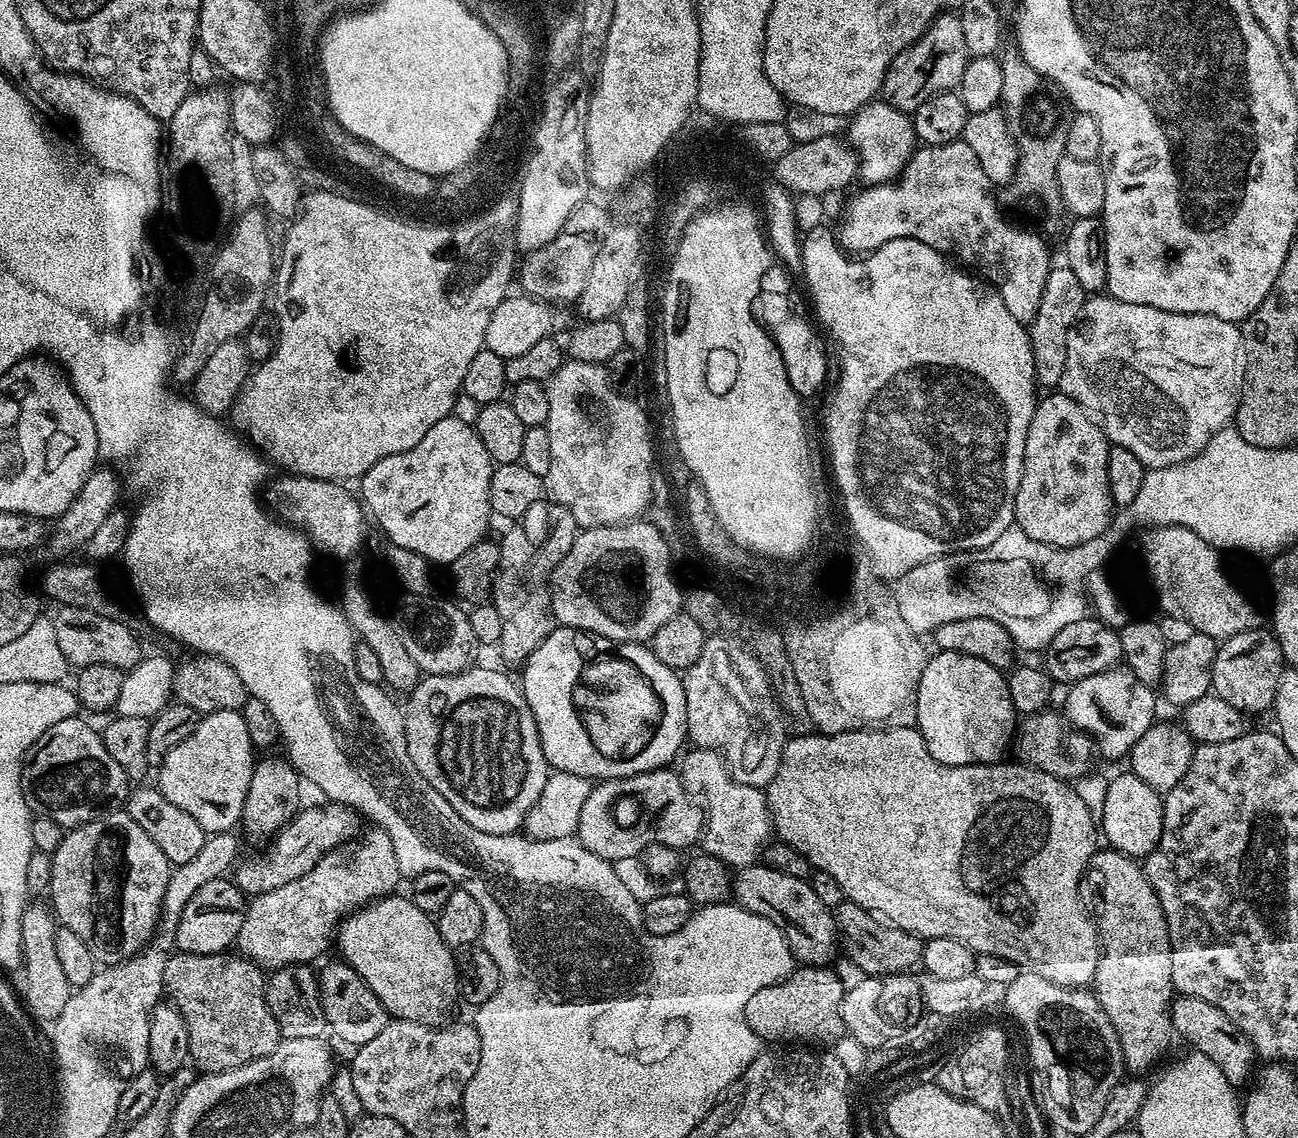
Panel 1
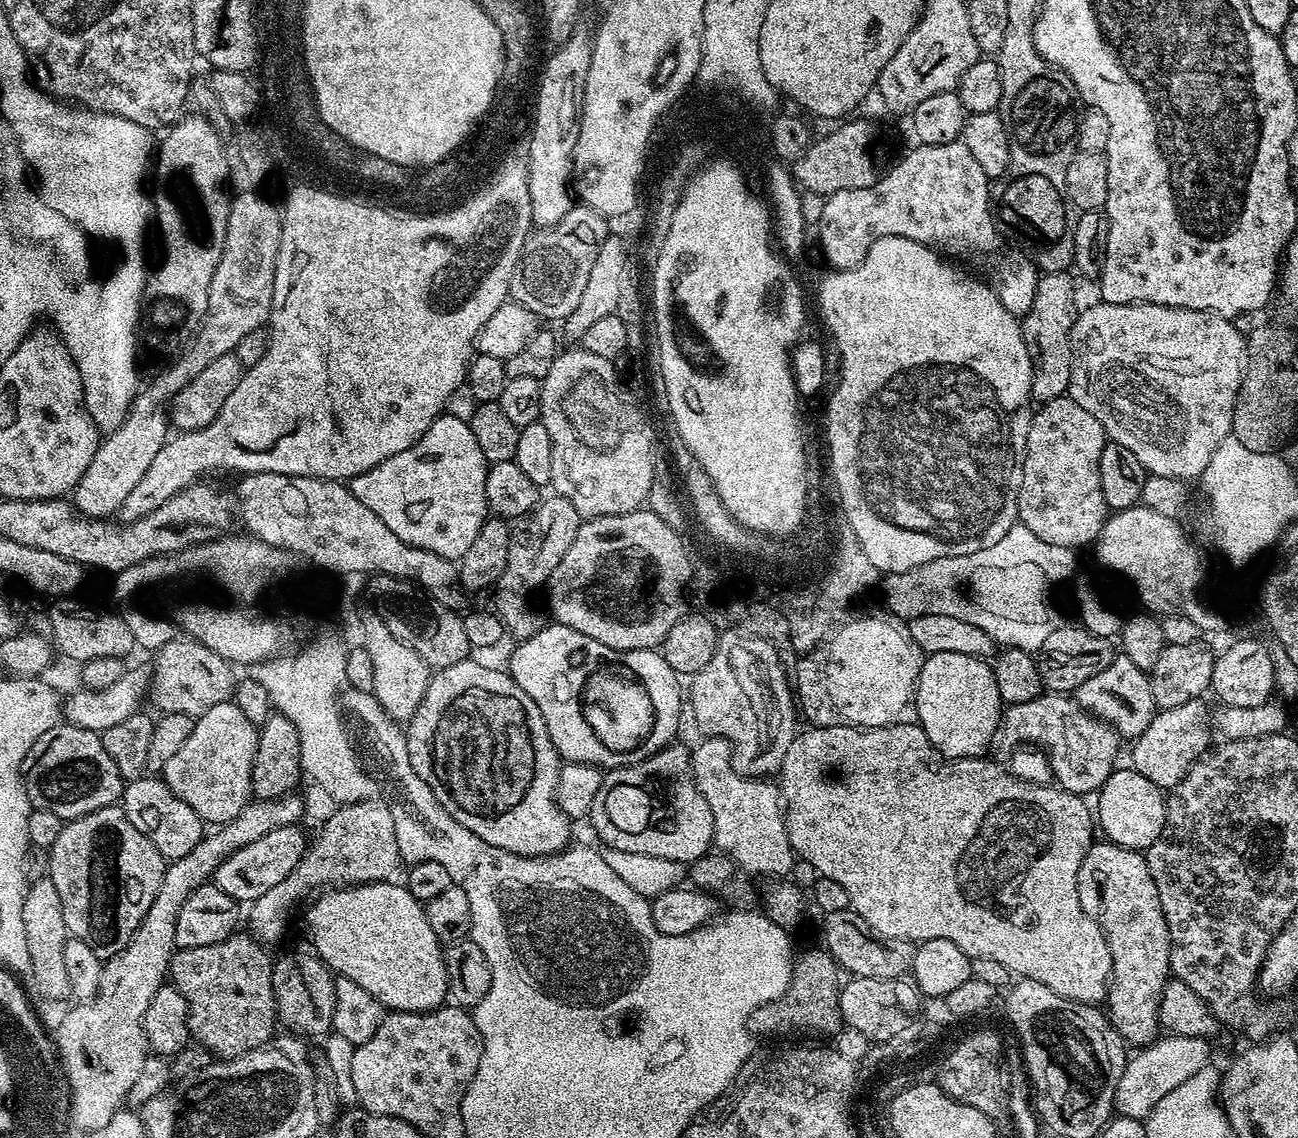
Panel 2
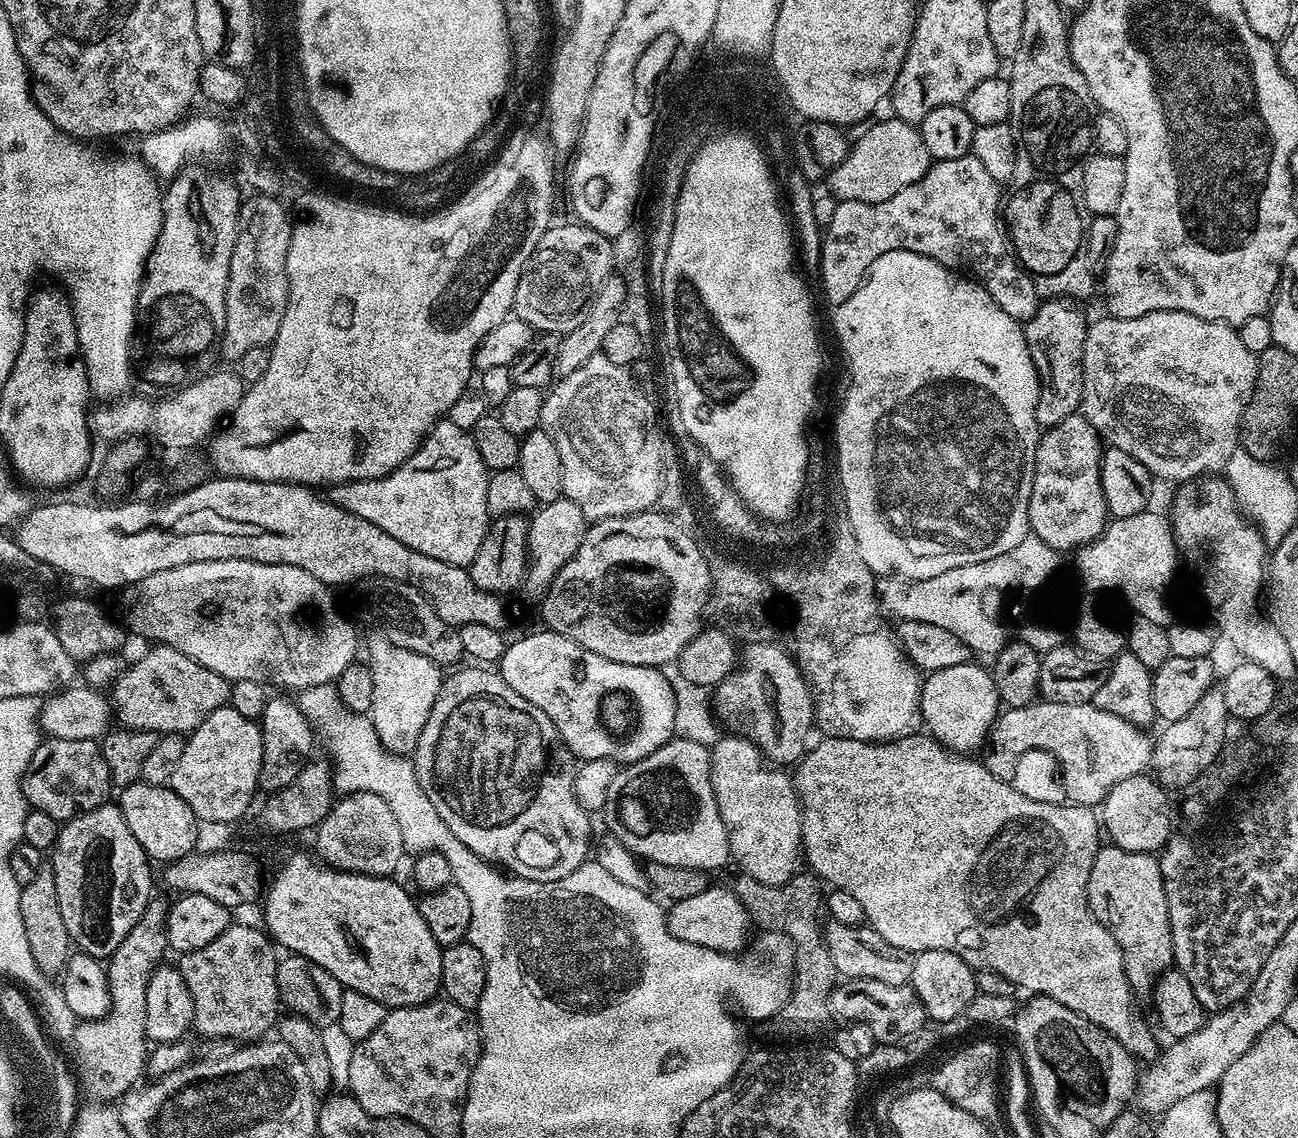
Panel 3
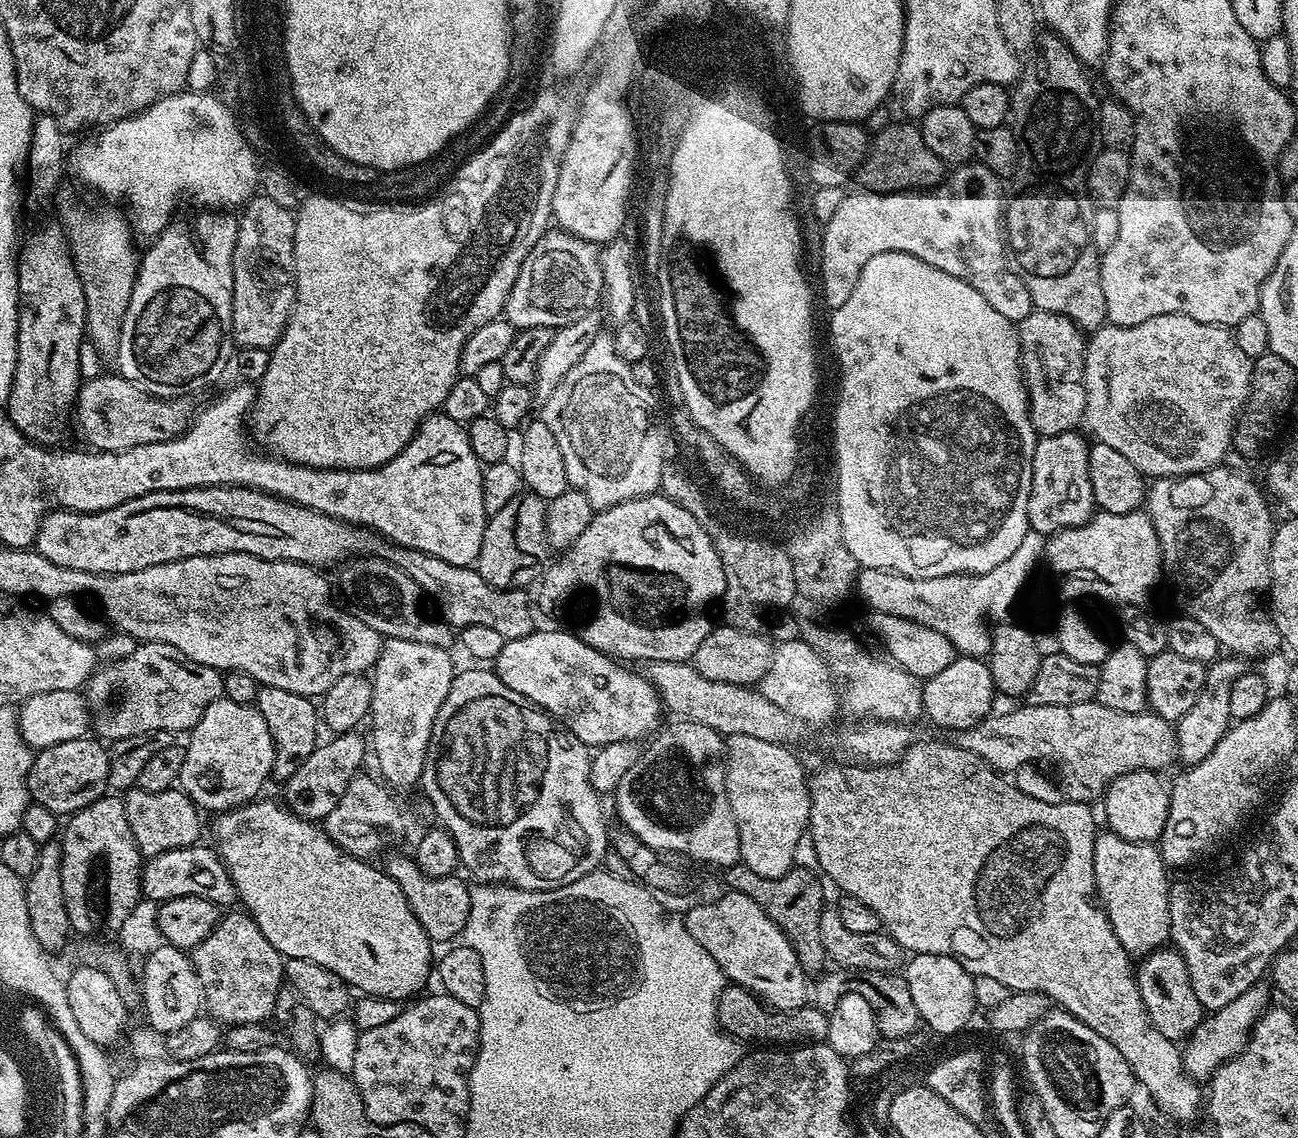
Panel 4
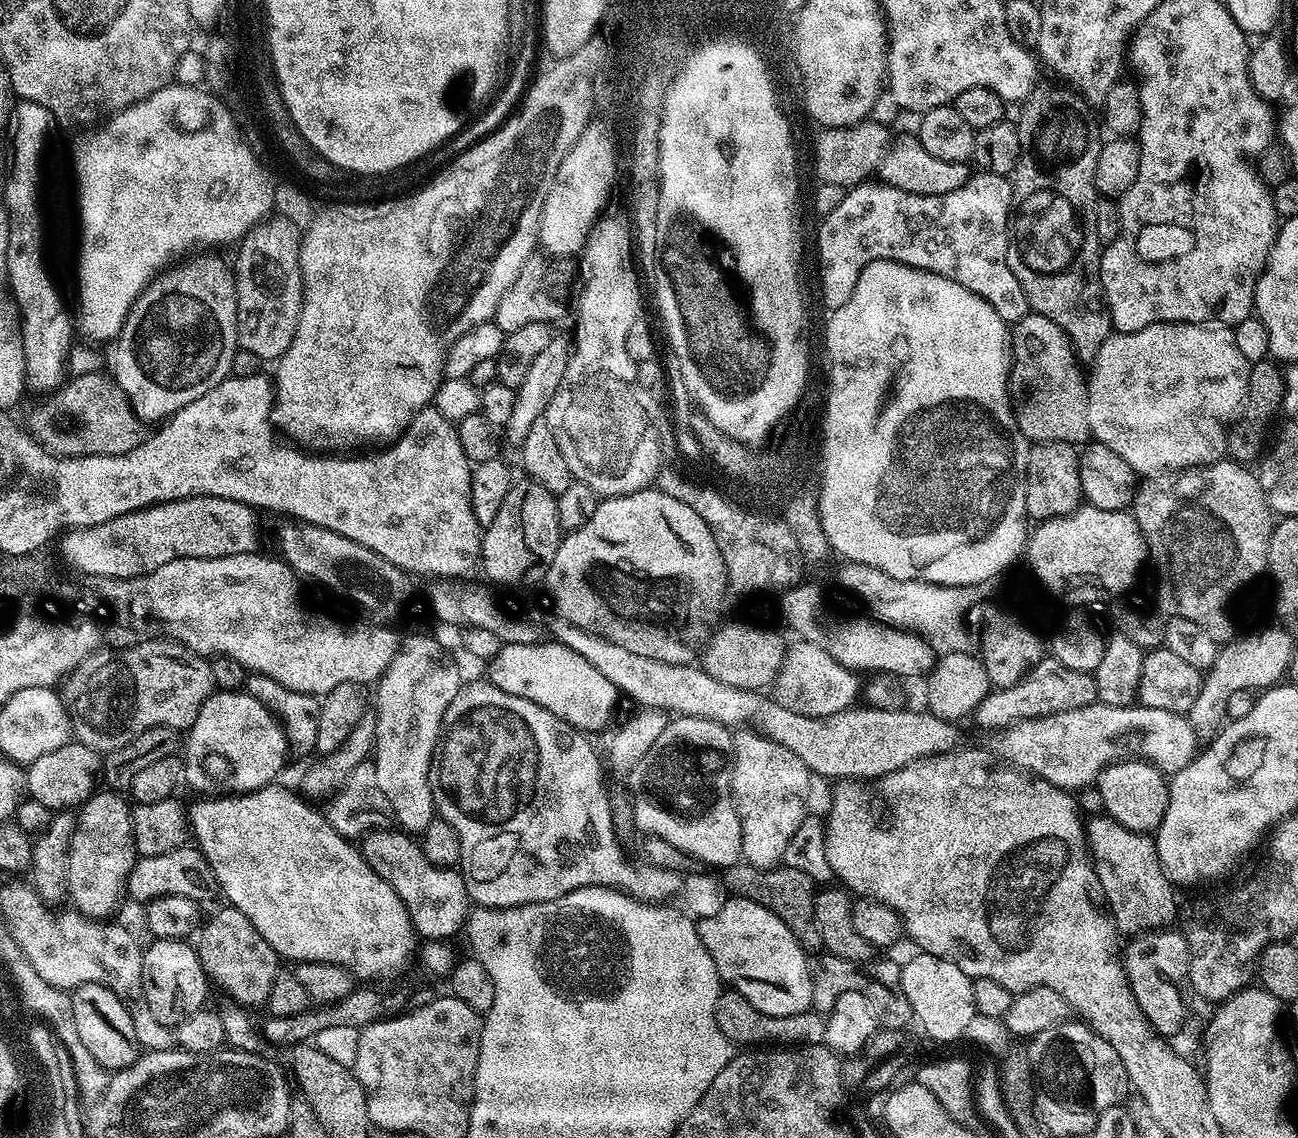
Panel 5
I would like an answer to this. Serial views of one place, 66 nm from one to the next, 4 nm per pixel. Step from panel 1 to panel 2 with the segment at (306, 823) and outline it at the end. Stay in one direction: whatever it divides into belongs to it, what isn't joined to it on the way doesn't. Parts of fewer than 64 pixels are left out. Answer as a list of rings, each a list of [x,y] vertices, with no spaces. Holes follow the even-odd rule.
[[[291,824],[264,834],[262,838],[258,838],[258,842],[250,842],[250,846],[242,846],[242,850],[230,854],[230,858],[226,858],[222,866],[218,866],[211,883],[231,900],[244,906],[251,905],[252,901],[262,898],[266,890],[278,886],[278,882],[282,882],[298,867],[306,847],[302,829],[303,827]]]

